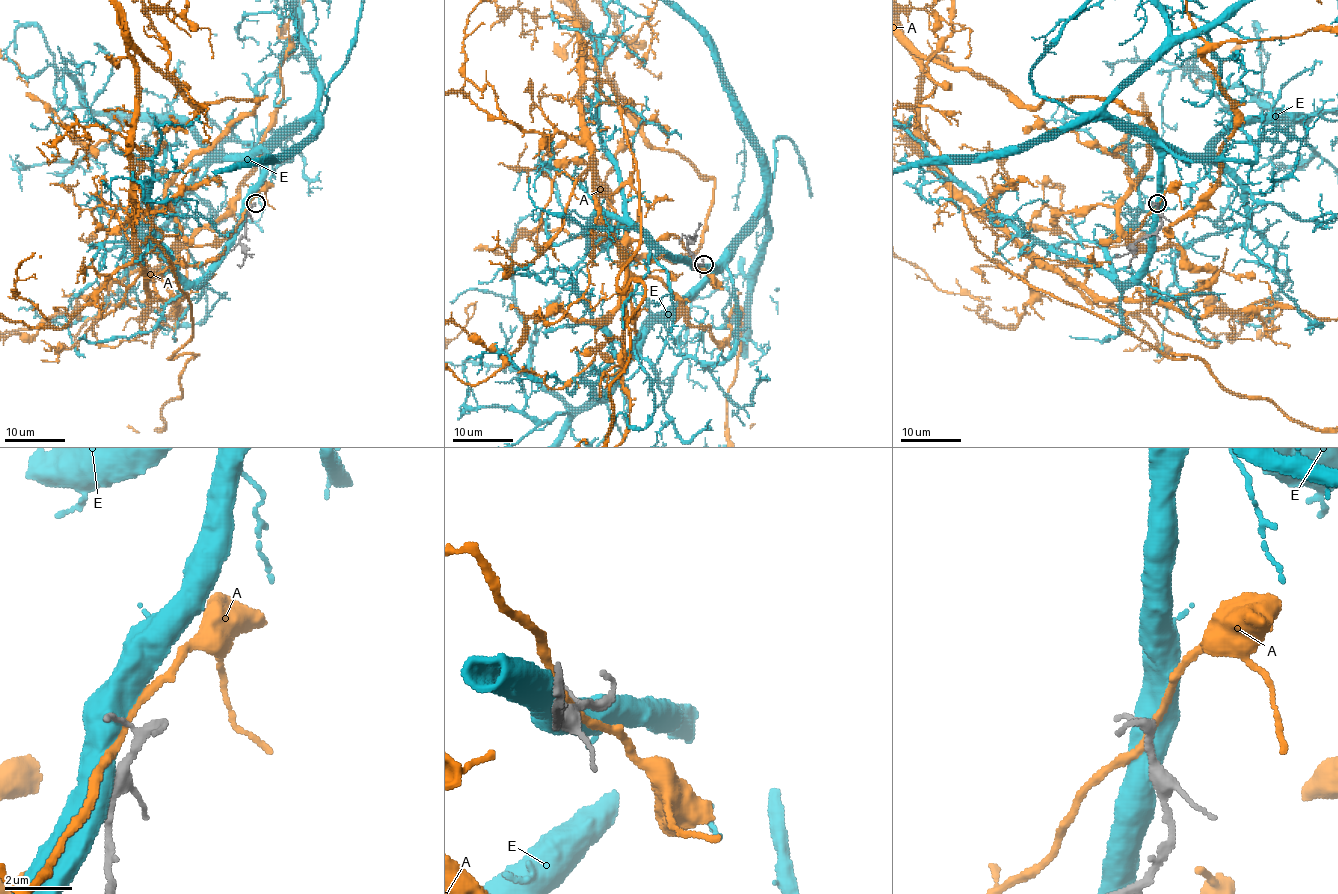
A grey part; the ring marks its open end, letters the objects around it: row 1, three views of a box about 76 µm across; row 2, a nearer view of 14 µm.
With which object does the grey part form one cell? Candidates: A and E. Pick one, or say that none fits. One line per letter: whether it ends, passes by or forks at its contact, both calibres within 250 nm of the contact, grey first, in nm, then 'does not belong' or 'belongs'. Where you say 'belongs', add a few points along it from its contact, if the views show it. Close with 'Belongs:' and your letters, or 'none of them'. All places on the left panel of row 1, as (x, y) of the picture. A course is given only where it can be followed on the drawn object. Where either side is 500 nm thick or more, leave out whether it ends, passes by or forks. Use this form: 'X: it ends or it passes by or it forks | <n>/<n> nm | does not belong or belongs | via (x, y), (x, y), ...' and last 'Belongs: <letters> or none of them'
A: it passes by | 200/200 nm | does not belong
E: 130/750 nm | does not belong
Belongs: none of them

